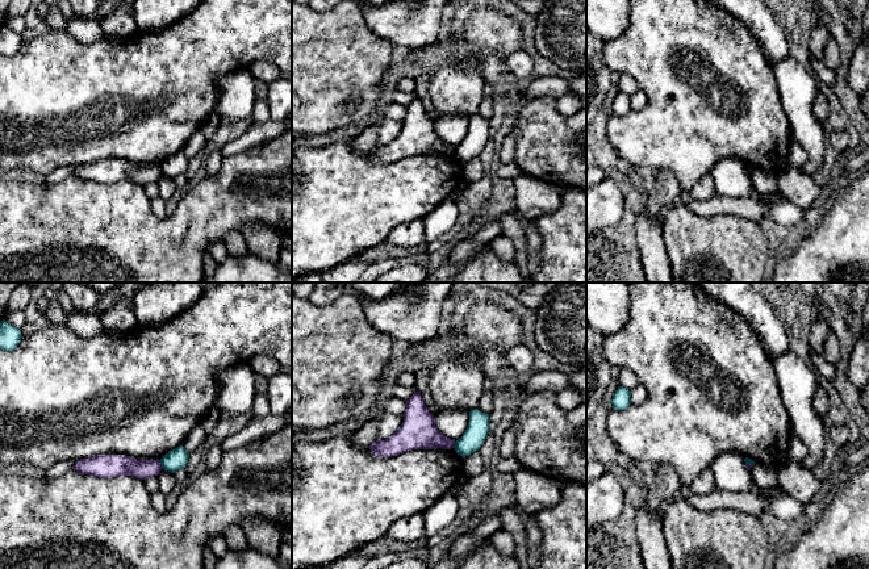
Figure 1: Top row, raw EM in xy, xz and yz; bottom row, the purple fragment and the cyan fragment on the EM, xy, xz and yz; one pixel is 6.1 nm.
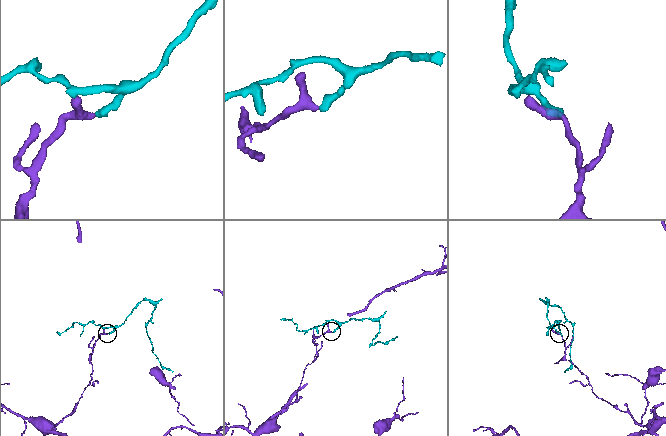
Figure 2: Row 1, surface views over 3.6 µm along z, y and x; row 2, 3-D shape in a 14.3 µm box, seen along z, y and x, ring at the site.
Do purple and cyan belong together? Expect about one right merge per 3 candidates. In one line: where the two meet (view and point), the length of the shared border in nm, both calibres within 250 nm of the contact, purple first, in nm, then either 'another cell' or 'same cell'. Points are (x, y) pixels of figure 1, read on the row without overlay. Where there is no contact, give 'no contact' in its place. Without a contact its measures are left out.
contact xy (161, 170); length 70 nm; calibres 130 and 130 nm; another cell

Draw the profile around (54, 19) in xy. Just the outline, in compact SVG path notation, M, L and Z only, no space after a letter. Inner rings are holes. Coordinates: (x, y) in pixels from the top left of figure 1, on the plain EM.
M50 7L46 17L43 21L53 29L53 30L63 30L66 29L66 18L63 13L59 11L58 7Z

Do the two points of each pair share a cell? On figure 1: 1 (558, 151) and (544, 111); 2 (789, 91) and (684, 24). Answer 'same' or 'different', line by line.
1: same
2: different

